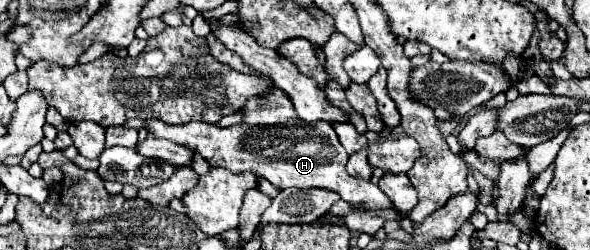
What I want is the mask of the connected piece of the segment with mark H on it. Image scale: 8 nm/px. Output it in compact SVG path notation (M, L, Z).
M151 119L147 129L161 139L179 145L193 145L197 153L211 165L221 165L233 173L253 171L255 175L265 177L279 189L321 187L339 193L341 199L351 205L363 203L367 209L391 209L389 199L377 185L373 185L371 181L355 179L345 171L347 153L339 143L333 125L325 125L325 121L317 121L313 125L305 125L303 121L289 121L289 125L261 129L249 129L247 125L219 129L217 125L209 123L189 123L179 127Z

